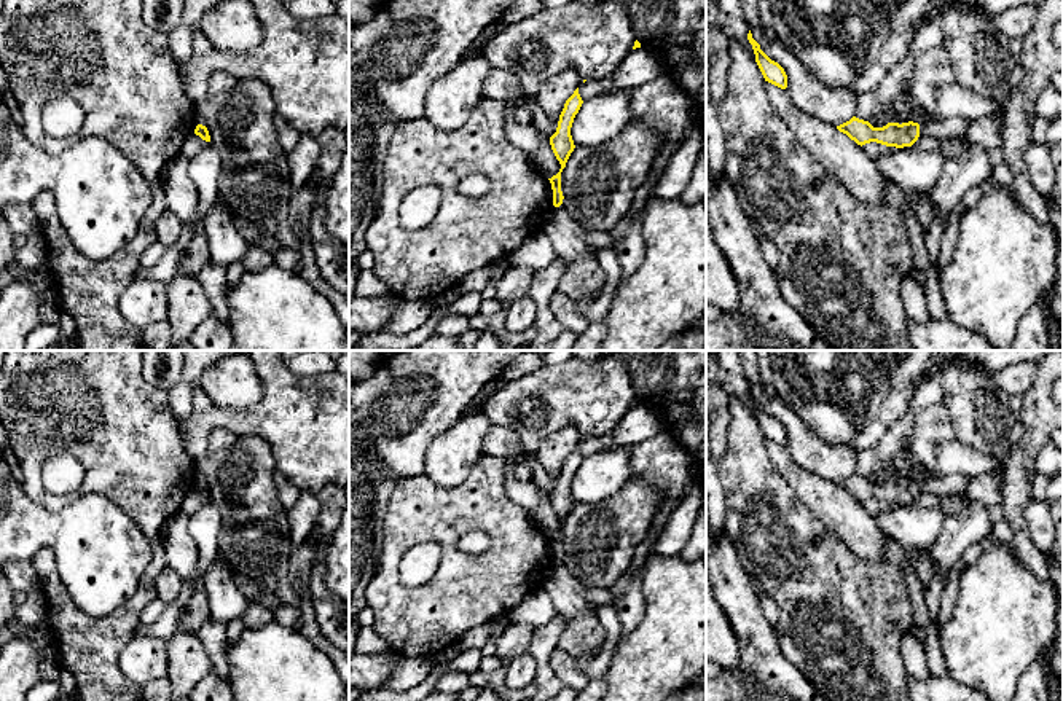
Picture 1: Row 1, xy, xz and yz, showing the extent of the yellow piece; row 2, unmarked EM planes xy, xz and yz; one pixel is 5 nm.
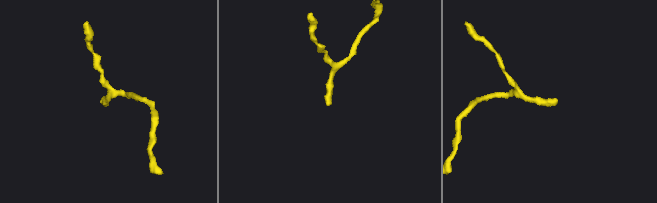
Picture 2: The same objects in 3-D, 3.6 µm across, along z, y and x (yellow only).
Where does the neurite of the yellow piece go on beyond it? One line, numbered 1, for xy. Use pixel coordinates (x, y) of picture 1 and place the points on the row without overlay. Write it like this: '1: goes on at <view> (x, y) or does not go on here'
1: does not go on here

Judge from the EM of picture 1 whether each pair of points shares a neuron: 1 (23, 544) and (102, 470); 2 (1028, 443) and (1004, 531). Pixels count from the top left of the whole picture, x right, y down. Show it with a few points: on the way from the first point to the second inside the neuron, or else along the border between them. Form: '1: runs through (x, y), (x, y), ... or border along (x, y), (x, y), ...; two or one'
1: border along (26, 493), (51, 510), (58, 510), (70, 497); two
2: border along (1003, 518), (1011, 528), (1012, 545), (1019, 556); two

